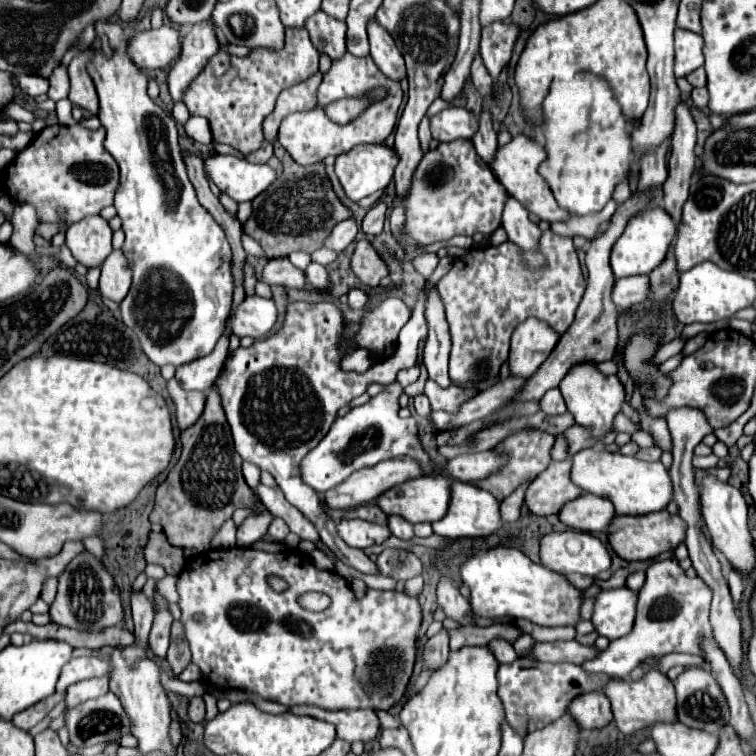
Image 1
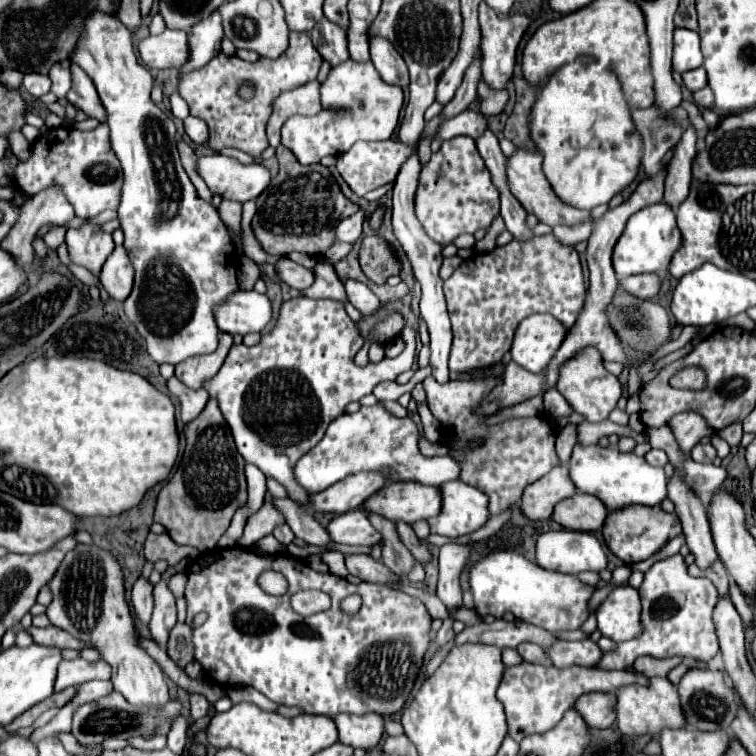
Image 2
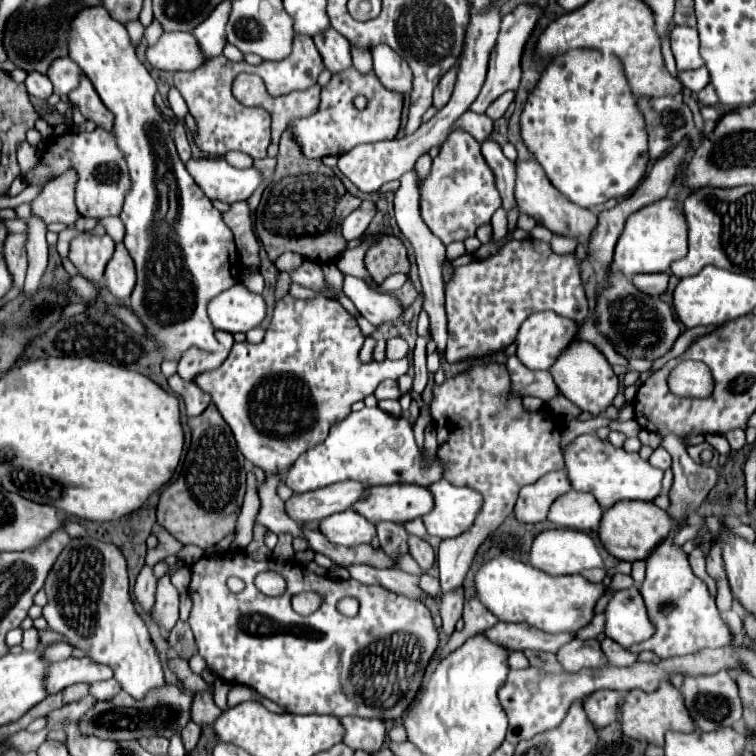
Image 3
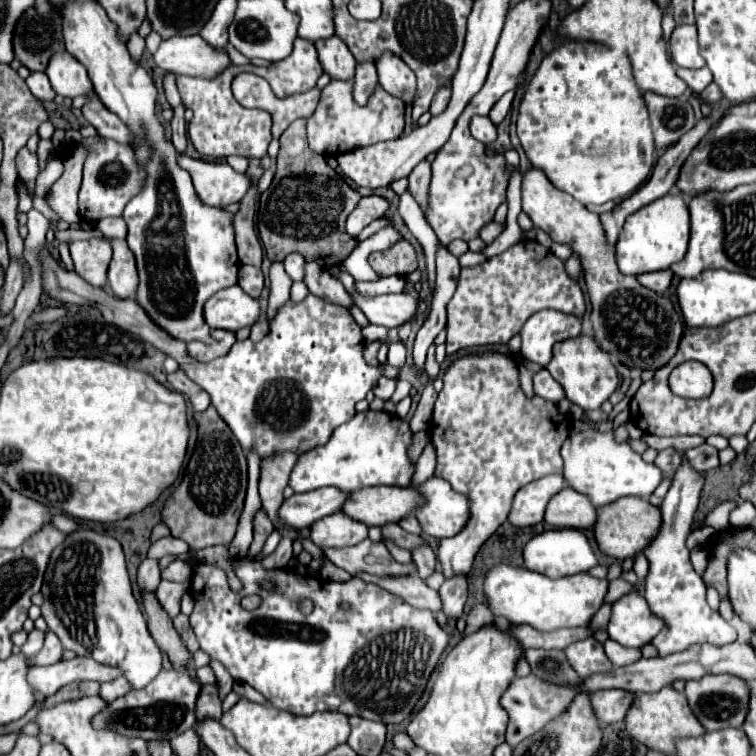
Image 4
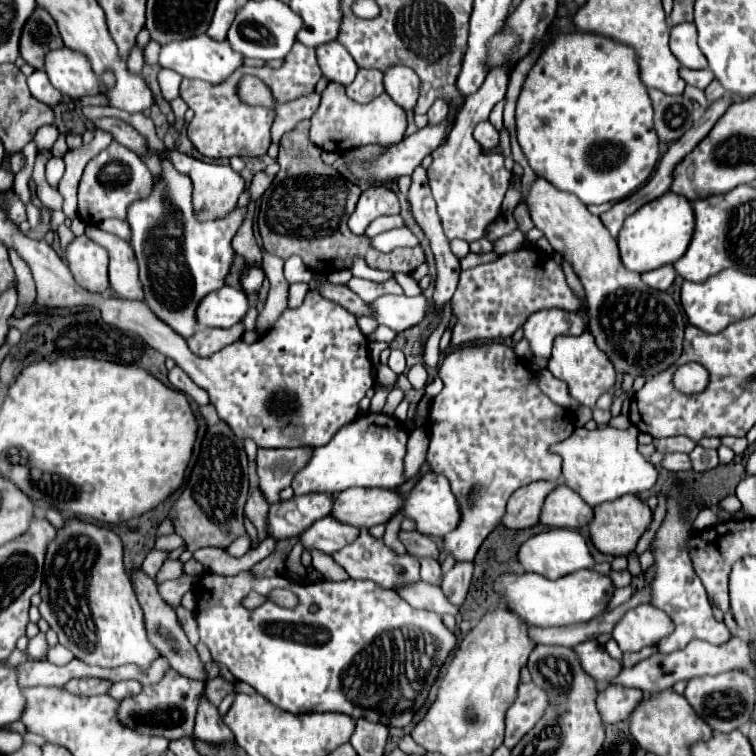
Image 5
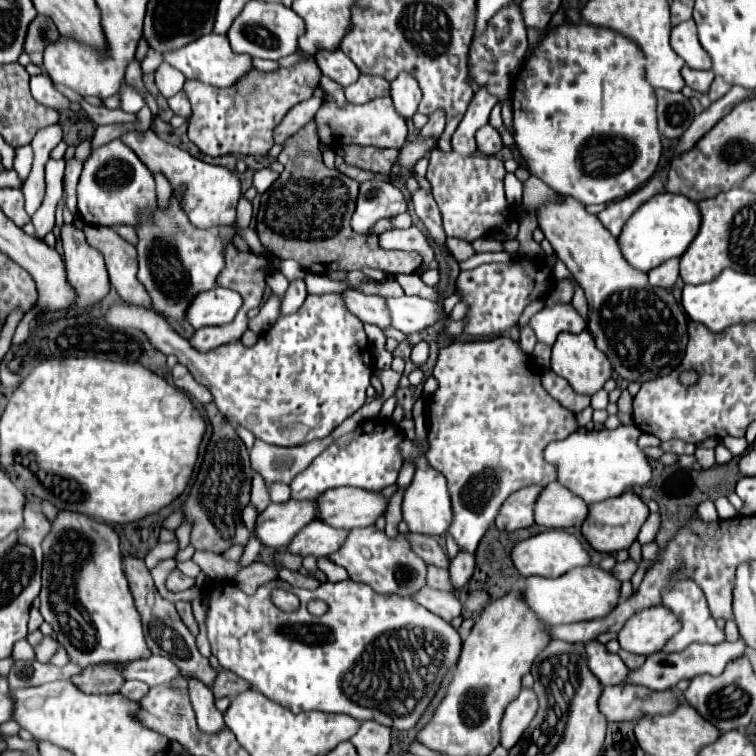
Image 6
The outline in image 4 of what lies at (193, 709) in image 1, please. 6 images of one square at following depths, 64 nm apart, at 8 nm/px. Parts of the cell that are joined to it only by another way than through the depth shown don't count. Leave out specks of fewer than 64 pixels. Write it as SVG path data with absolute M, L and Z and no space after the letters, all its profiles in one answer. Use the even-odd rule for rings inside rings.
M208 684L208 686L202 686L202 692L198 696L198 702L196 702L196 712L198 712L198 720L204 718L204 716L210 716L210 718L220 718L222 716L222 708L220 708L222 700L220 700L220 692L218 692L218 684Z

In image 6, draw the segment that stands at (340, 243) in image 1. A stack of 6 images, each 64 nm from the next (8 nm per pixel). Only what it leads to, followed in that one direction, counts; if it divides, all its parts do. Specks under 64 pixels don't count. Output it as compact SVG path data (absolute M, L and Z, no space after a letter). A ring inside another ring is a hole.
M366 180L360 184L356 212L352 216L352 228L360 234L366 234L378 220L406 212L406 206L408 204L402 190L394 184L384 180Z

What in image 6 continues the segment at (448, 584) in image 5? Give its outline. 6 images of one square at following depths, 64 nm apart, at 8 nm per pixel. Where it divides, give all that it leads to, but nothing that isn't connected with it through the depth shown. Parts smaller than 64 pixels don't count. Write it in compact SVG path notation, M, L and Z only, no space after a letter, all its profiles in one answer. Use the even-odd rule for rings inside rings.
M458 550L458 554L452 558L450 564L450 576L456 590L462 590L462 586L470 580L474 572L474 554L466 550Z

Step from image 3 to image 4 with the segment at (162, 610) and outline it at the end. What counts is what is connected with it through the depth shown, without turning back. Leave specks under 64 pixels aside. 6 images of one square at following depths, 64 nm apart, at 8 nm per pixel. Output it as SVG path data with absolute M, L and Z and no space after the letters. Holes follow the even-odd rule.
M162 580L160 586L156 588L156 598L164 606L164 610L174 618L180 612L180 598L182 594L190 588L190 582L168 582Z

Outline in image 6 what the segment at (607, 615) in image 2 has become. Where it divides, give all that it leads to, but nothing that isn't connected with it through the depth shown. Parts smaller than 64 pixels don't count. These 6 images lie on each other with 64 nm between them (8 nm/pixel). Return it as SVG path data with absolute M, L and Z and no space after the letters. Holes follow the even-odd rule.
M654 606L632 616L618 632L618 642L632 654L652 656L666 646L680 626L674 612L664 606Z

